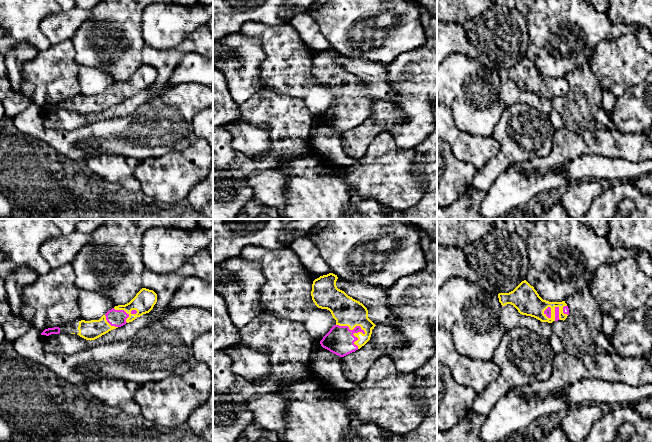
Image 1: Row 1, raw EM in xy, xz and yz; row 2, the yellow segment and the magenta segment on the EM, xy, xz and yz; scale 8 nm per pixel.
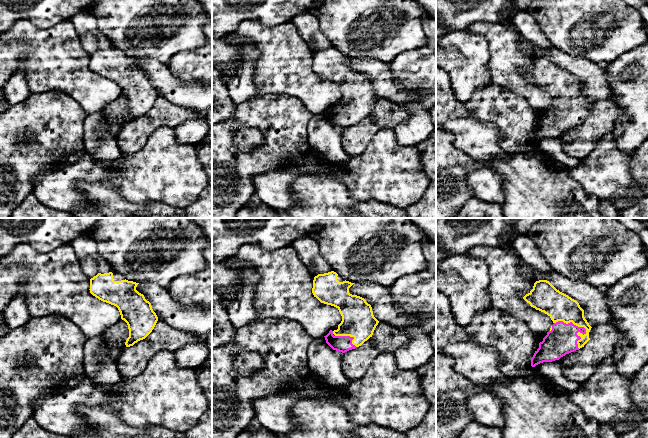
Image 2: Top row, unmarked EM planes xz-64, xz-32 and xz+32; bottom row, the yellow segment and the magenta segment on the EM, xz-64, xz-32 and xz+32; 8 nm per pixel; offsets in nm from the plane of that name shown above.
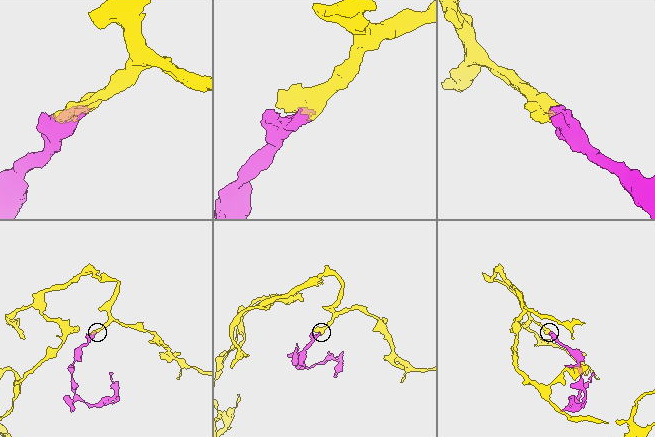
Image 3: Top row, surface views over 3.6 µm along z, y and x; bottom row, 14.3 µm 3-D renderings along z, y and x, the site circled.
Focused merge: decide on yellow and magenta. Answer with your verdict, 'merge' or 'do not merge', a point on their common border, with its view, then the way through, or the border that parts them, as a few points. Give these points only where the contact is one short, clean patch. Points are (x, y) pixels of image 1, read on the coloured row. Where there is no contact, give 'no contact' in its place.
merge | xz (361, 328) | across xz (347, 311), (361, 328), (355, 328), (339, 340)

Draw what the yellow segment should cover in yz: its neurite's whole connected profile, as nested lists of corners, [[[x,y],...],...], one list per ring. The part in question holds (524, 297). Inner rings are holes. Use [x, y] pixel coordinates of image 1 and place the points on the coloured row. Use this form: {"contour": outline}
{"contour": [[[526,280],[509,293],[499,293],[498,298],[502,306],[511,304],[520,314],[534,317],[541,322],[564,321],[569,315],[569,308],[565,301],[543,300]]]}

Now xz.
{"contour": [[[333,273],[315,279],[312,284],[311,296],[318,308],[329,310],[336,320],[336,324],[320,341],[321,346],[344,357],[364,346],[370,340],[372,330],[376,325],[368,318],[368,310],[362,303],[337,288],[337,279],[337,275]]]}

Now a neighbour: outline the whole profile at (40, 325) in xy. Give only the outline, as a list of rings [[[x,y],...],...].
[[[71,263],[51,269],[47,274],[38,276],[33,283],[24,288],[21,317],[29,320],[40,334],[48,328],[81,321],[78,295],[79,289],[75,286],[75,273]]]

